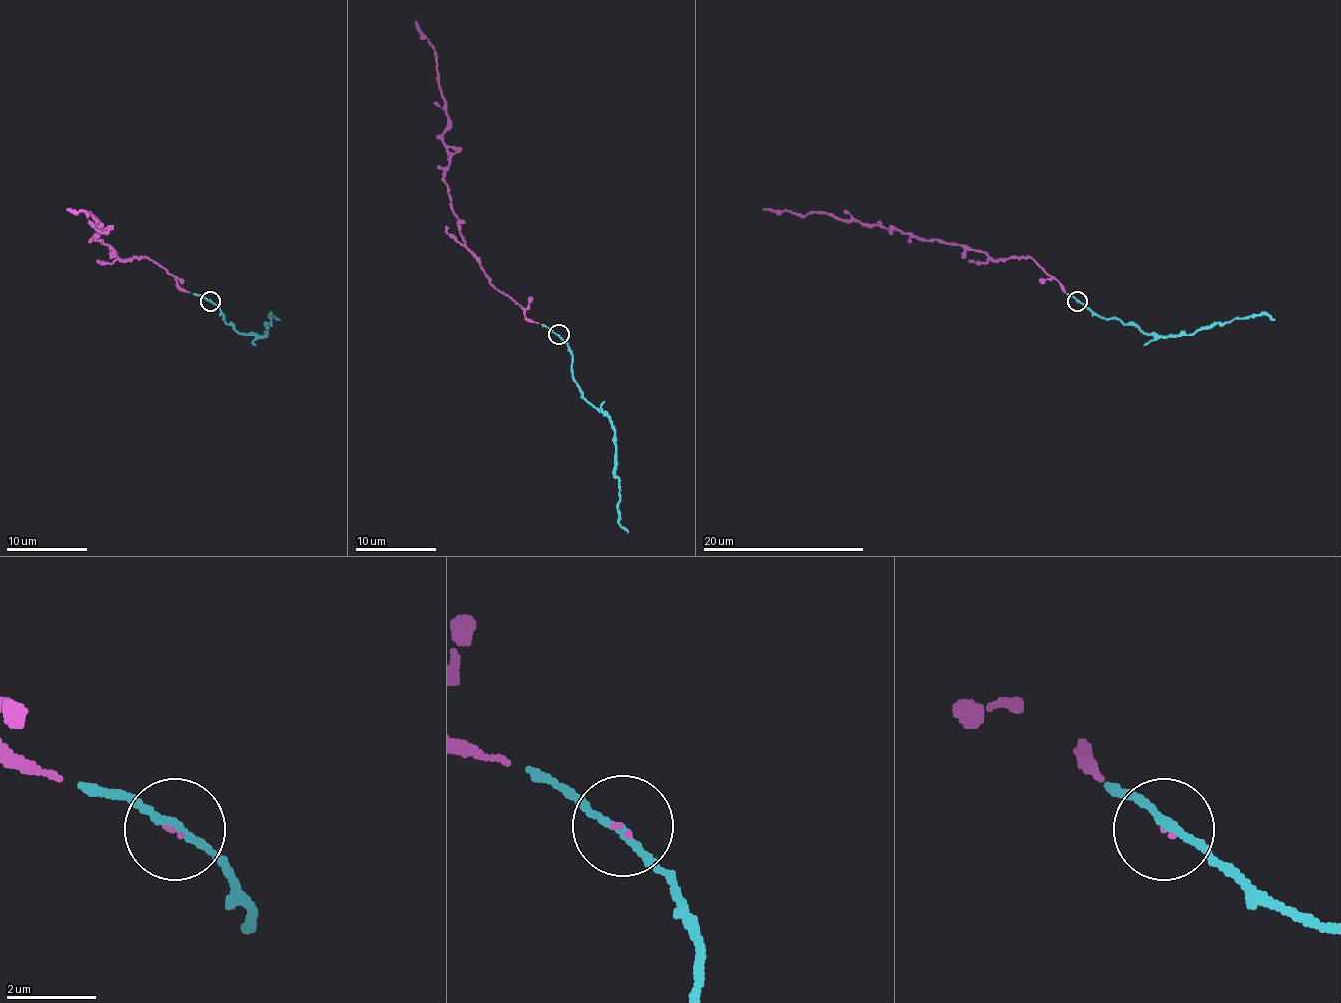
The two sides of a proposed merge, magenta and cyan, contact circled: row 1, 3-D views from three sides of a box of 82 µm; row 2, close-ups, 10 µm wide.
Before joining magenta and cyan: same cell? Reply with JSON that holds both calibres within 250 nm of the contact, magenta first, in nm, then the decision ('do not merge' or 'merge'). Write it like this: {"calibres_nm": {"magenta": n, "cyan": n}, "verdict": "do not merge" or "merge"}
{"calibres_nm": {"magenta": 50, "cyan": 170}, "verdict": "merge"}

